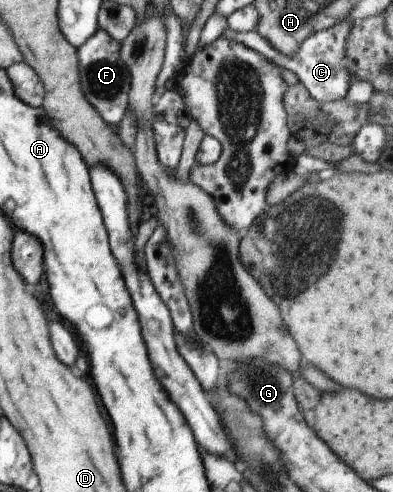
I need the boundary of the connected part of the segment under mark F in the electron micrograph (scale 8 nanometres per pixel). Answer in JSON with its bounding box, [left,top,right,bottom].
[78,29,131,124]

